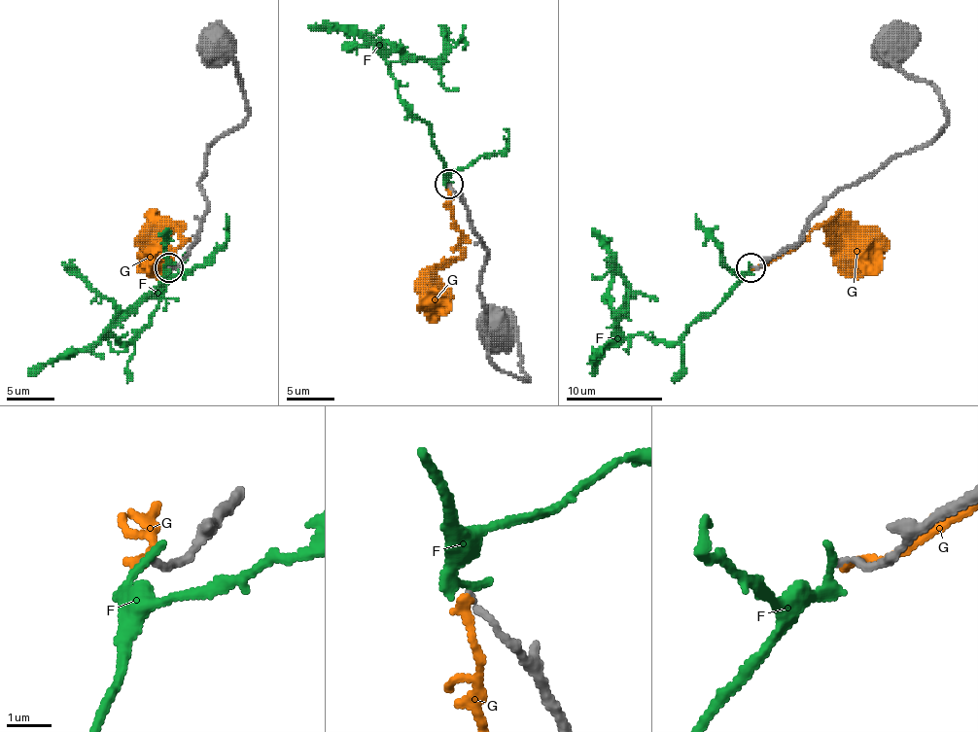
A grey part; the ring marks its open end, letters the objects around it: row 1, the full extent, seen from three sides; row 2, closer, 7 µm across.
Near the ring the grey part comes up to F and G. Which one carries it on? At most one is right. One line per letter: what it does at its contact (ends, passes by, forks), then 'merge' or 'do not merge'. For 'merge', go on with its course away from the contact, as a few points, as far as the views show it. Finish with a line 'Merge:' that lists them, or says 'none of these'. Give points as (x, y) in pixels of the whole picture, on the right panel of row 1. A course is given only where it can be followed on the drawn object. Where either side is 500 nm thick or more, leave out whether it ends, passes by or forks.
F: it ends | do not merge
G: it ends | do not merge
Merge: none of these

